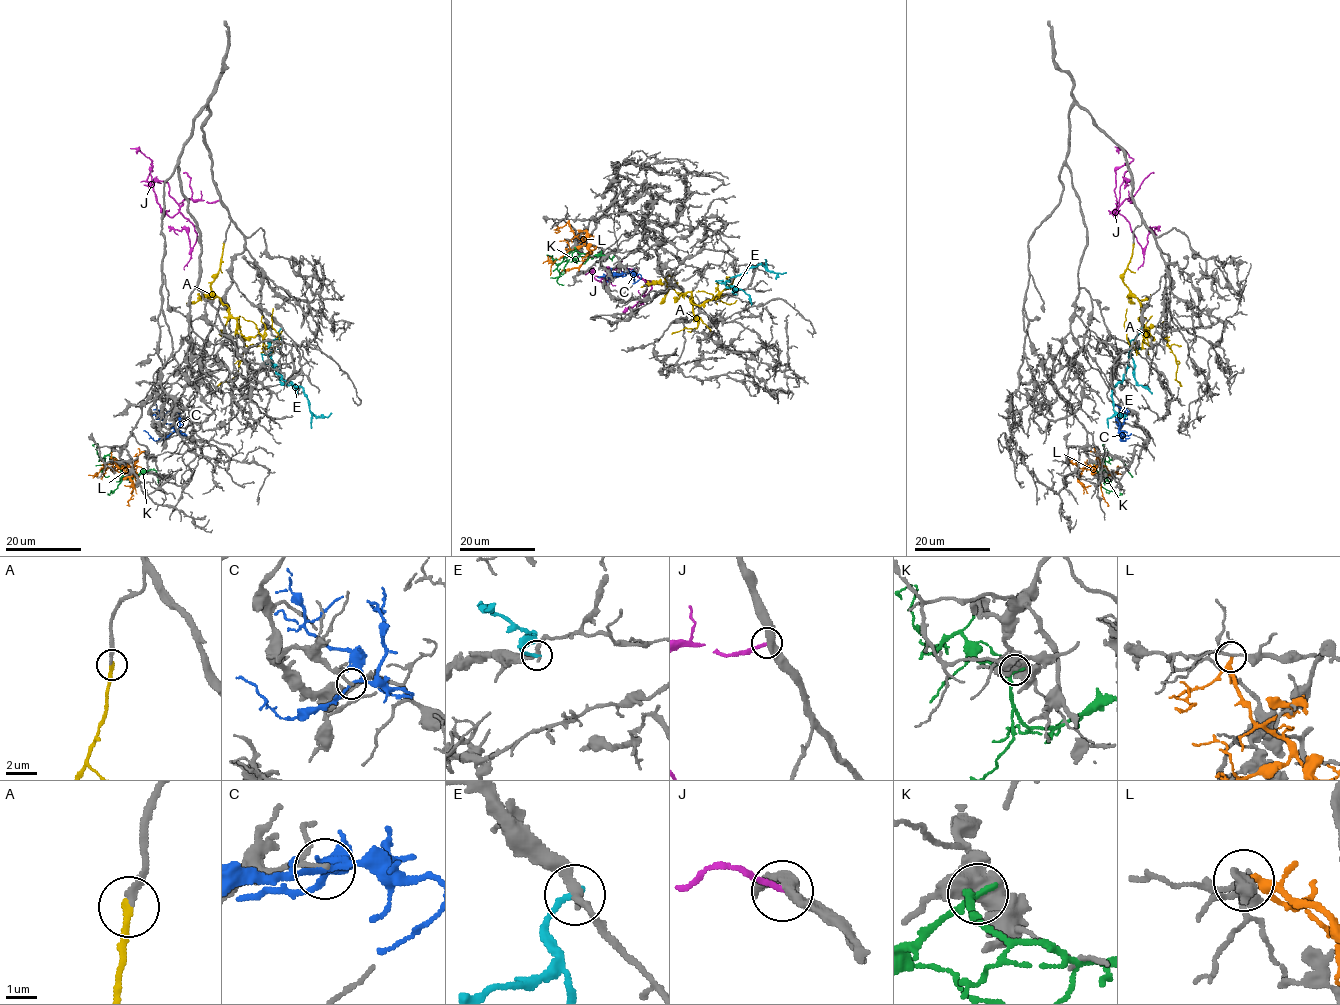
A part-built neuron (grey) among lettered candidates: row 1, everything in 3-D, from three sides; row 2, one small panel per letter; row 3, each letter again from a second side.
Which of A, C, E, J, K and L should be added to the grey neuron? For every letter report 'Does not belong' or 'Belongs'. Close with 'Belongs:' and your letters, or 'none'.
A: Belongs
C: Does not belong
E: Does not belong
J: Does not belong
K: Does not belong
L: Does not belong
Belongs: A

